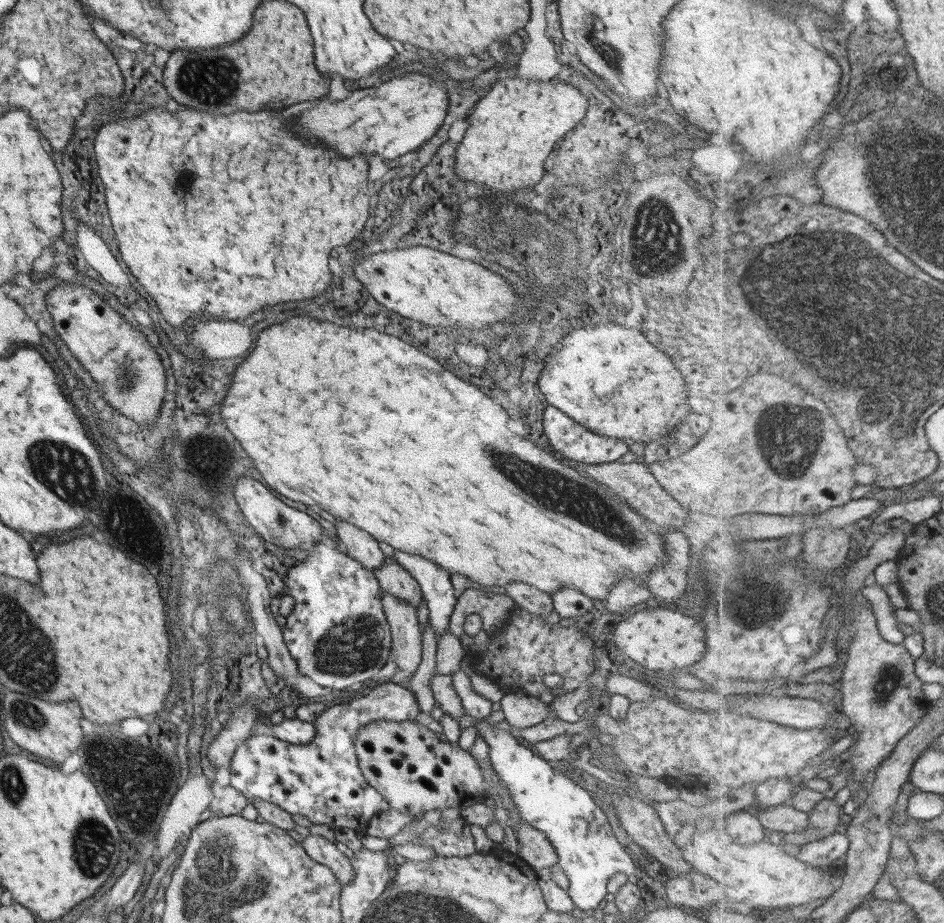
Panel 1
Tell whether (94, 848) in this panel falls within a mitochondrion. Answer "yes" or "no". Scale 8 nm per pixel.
yes

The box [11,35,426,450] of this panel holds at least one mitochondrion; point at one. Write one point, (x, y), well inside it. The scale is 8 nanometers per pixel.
(207, 81)

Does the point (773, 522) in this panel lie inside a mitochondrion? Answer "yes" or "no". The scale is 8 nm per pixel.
no

